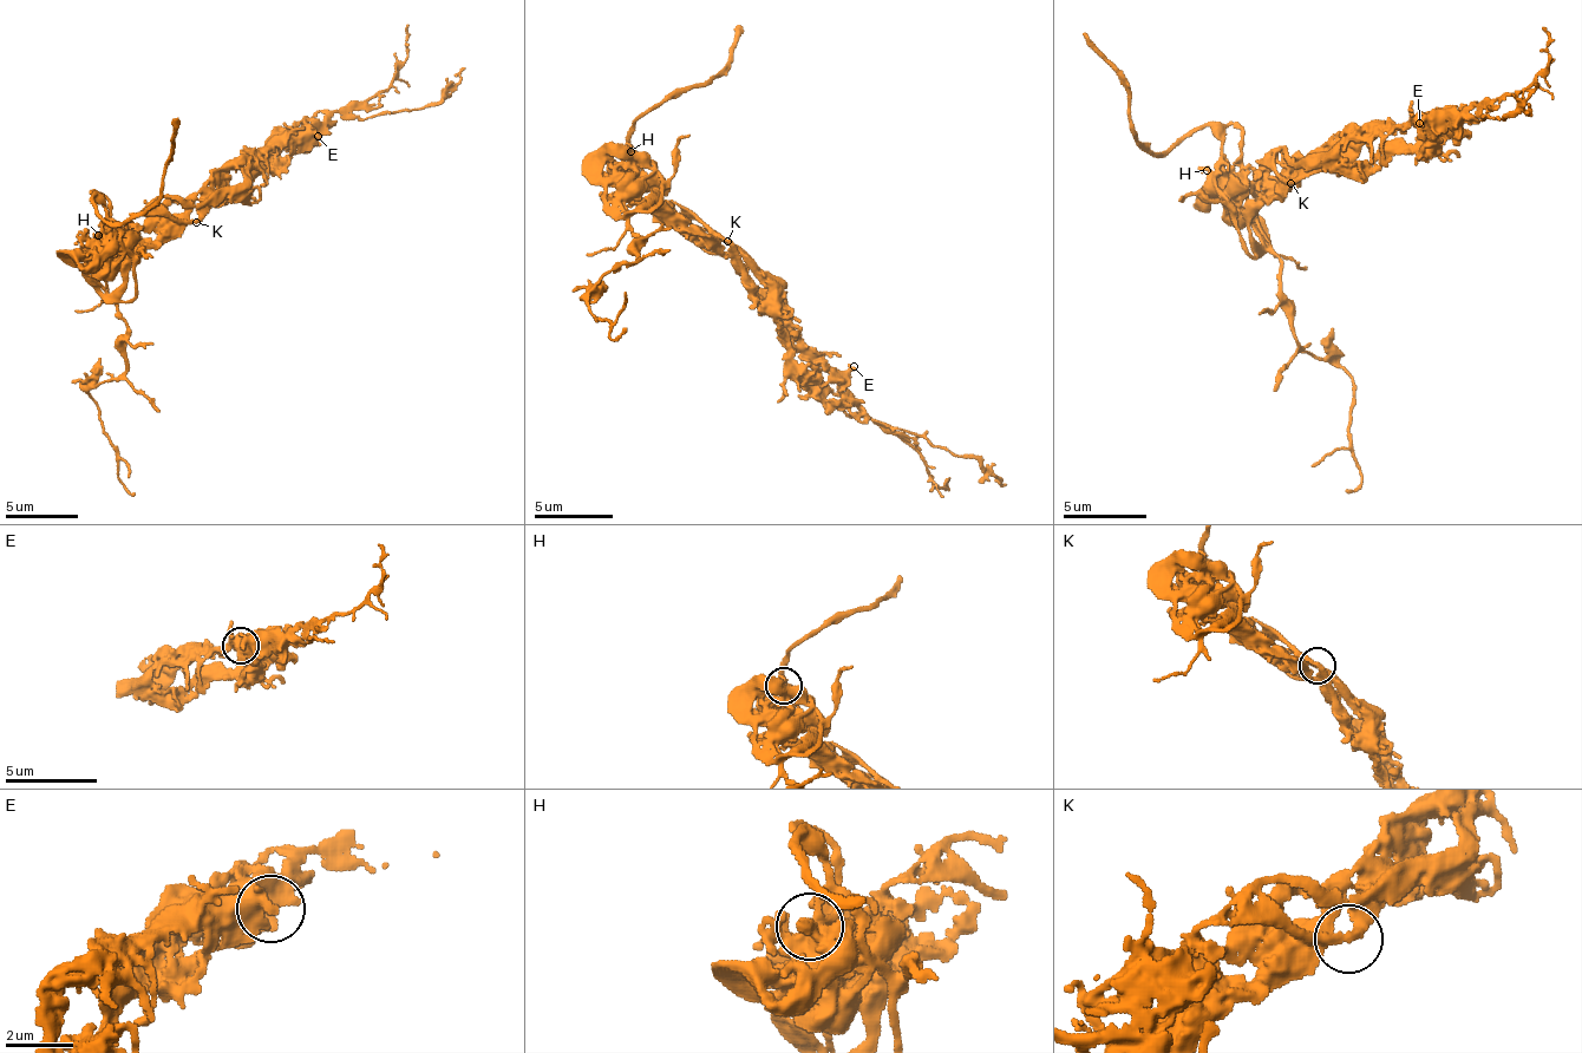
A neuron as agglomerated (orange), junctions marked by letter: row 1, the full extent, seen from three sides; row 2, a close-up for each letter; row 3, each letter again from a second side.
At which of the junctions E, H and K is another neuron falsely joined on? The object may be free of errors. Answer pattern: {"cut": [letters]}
{"cut": []}

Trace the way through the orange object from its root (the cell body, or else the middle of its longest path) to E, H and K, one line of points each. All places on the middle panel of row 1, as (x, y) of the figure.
E: (708, 242), (747, 281), (751, 293), (806, 344), (838, 370), (854, 366)
H: (708, 242), (664, 202), (631, 151)
K: (708, 242), (729, 242)

